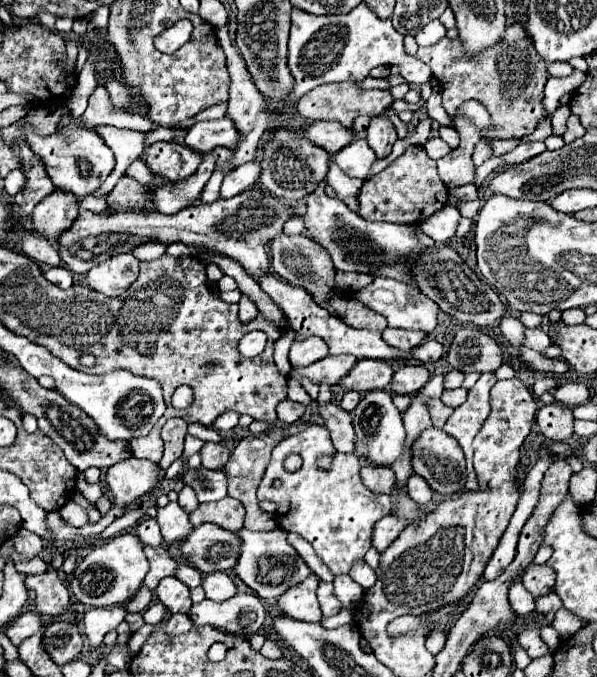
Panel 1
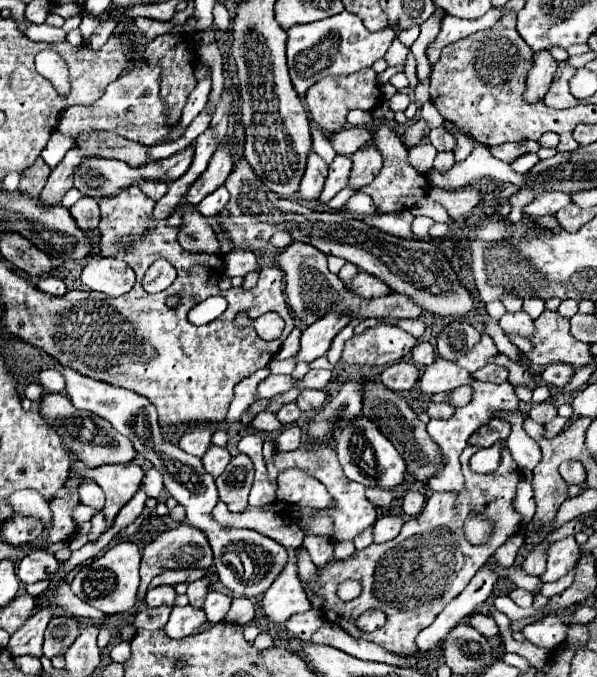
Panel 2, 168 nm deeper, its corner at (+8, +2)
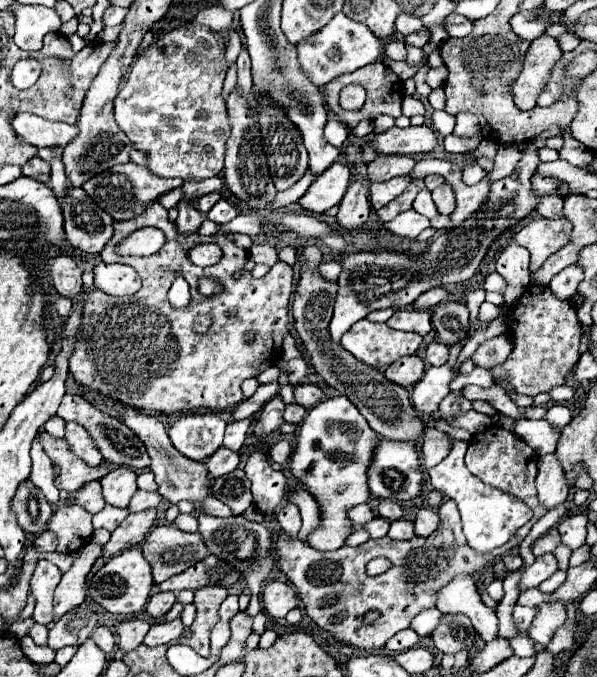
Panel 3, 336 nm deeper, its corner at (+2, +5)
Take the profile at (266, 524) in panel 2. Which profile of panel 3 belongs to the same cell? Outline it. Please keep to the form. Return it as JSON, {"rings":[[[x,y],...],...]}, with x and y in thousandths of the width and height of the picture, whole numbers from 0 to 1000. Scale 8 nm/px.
{"rings":[[[352,733],[352,736],[342,739],[342,753],[355,762],[372,762],[372,765],[375,762],[392,762],[389,753],[372,739],[362,739],[362,733]]]}

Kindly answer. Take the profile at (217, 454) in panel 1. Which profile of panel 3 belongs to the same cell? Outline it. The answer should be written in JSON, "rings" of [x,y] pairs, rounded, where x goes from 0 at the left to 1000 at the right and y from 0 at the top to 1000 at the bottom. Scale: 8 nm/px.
{"rings":[[[372,659],[369,668],[358,668],[358,671],[345,679],[345,691],[348,691],[348,697],[352,697],[355,706],[365,706],[365,703],[375,703],[375,700],[395,694],[395,691],[399,691],[399,682],[402,682],[399,671]]]}

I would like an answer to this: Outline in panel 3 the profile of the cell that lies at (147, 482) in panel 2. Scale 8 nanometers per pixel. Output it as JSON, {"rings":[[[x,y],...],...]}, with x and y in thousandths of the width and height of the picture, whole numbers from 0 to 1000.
{"rings":[[[235,697],[231,700],[231,721],[235,724],[248,724],[248,727],[261,727],[265,724],[265,715],[258,709],[258,697]]]}

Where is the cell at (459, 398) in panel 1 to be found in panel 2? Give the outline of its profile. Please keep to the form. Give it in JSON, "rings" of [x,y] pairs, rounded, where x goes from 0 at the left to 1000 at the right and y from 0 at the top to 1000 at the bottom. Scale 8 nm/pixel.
{"rings":[[[774,569],[754,581],[754,595],[760,601],[777,601],[787,592],[791,592],[791,572],[787,569]]]}

